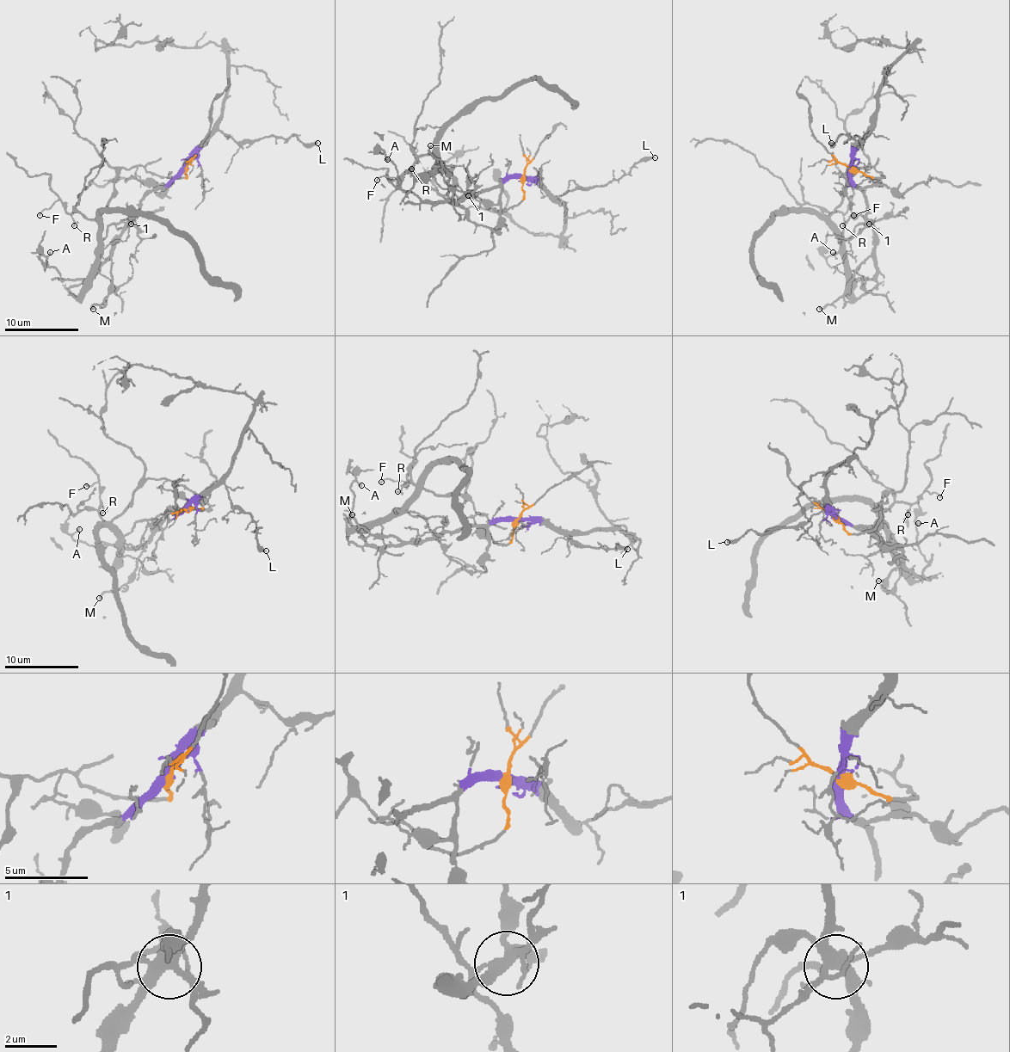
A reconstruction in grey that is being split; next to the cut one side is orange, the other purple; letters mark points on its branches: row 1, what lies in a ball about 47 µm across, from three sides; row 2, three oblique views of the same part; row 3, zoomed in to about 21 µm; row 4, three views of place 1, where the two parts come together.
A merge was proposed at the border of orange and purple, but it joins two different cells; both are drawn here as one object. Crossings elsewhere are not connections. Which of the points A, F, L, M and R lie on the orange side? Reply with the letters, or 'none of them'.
F, R

